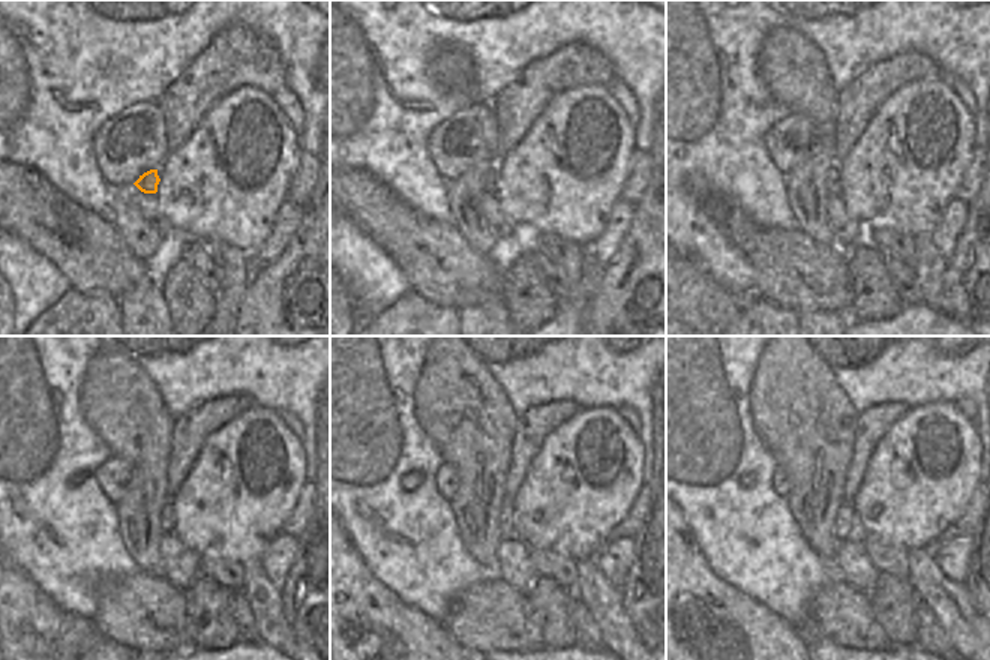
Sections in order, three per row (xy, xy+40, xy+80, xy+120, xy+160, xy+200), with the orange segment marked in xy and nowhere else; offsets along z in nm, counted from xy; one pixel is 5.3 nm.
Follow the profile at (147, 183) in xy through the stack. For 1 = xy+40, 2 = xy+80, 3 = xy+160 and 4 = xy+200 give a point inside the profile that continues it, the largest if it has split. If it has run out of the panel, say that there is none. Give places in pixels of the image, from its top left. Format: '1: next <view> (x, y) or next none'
1: next xy+40 (491, 177)
2: next xy+80 (833, 183)
3: next xy+160 (504, 521)
4: next xy+200 (846, 521)

